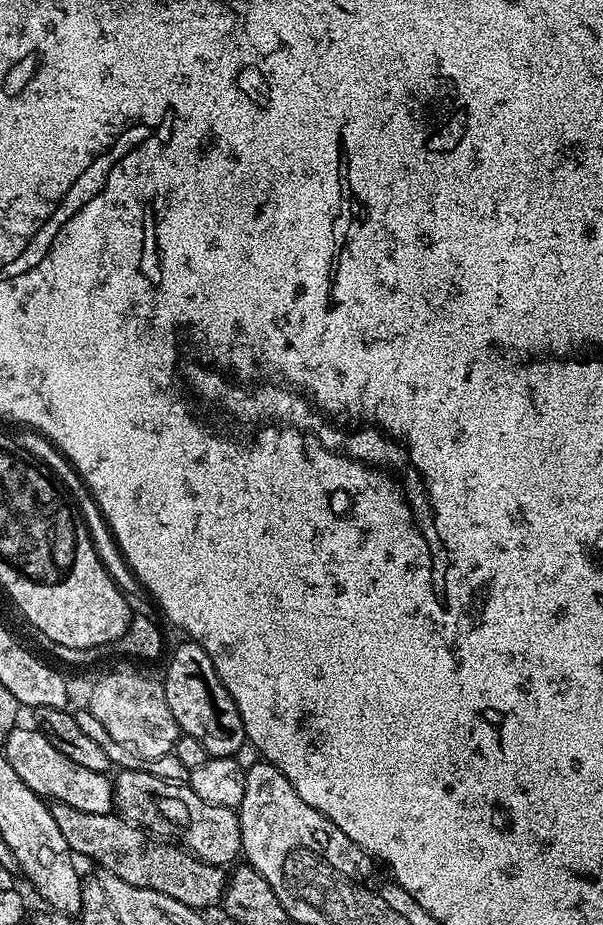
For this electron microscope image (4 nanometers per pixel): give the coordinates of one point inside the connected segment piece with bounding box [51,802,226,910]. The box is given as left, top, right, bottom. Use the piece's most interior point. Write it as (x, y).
(122, 848)

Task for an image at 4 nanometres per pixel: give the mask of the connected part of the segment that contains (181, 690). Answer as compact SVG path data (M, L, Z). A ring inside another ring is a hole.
M184 643L188 644L178 645L172 657L170 652L168 669L162 675L170 714L174 714L174 722L178 722L181 733L202 742L209 756L236 756L239 748L246 744L242 714L238 714L234 698L230 698L226 686L222 686L222 678L218 678L218 670L214 670L210 654L206 654L200 644Z

